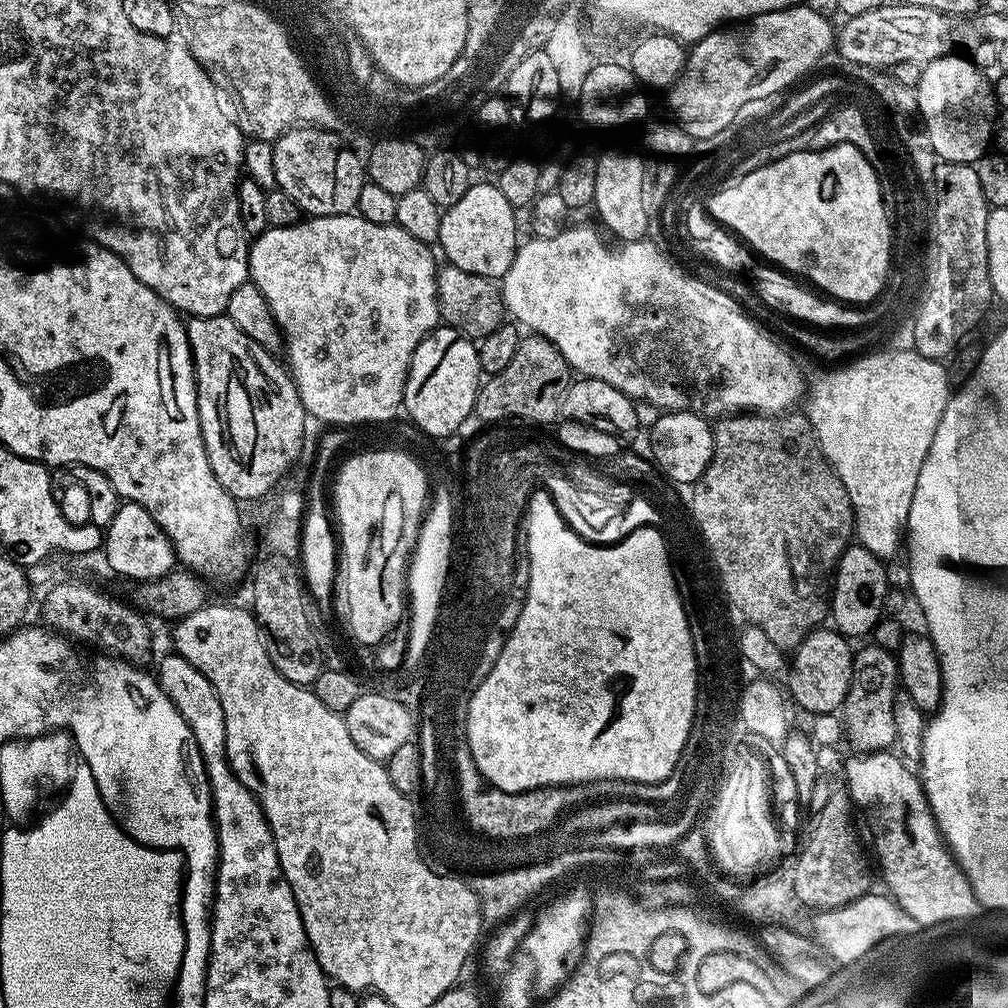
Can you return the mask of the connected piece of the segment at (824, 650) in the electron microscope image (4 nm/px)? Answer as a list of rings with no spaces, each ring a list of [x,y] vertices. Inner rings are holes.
[[[819,620],[806,626],[798,638],[787,649],[789,656],[784,660],[784,676],[781,689],[789,703],[812,716],[833,715],[846,685],[850,682],[856,664],[856,652],[852,650],[847,633],[828,620]]]

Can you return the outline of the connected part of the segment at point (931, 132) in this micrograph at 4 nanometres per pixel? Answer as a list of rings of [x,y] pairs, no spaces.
[[[960,54],[943,56],[934,62],[923,65],[920,69],[920,81],[916,84],[915,94],[918,116],[924,119],[926,129],[934,150],[941,161],[949,164],[975,165],[976,161],[989,151],[990,141],[994,136],[994,96],[990,84],[984,81],[985,73],[972,63],[971,59],[960,57]]]

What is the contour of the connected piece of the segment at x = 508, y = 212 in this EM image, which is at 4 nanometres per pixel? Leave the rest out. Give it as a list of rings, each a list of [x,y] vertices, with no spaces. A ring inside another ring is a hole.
[[[474,182],[466,190],[466,194],[462,194],[458,202],[454,202],[454,206],[443,209],[438,248],[444,251],[444,260],[470,274],[503,278],[516,257],[516,216],[517,209],[506,202],[502,190],[495,183]]]

